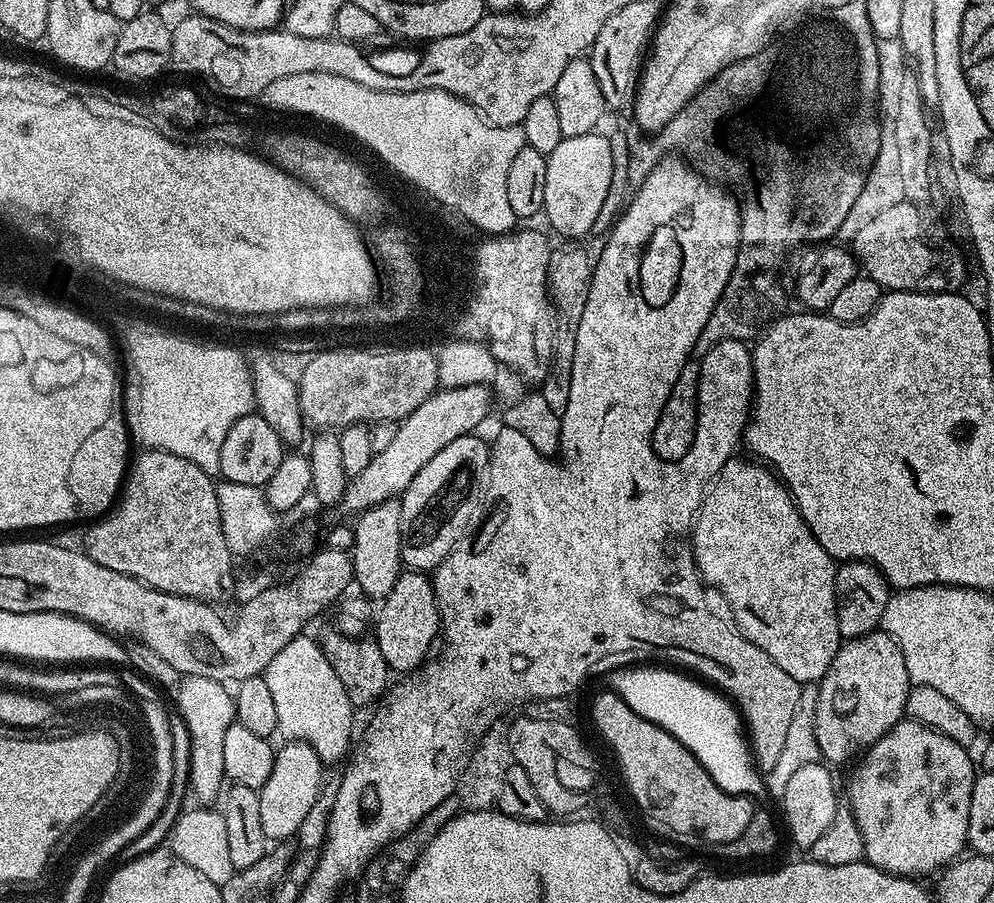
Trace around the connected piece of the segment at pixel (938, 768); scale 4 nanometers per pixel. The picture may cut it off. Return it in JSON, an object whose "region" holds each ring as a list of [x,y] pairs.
{"region":[[[905,718],[897,722],[882,738],[878,738],[878,742],[871,744],[863,755],[855,761],[855,764],[857,763],[856,769],[848,776],[848,800],[852,803],[850,811],[858,822],[858,830],[862,834],[864,860],[867,863],[873,864],[878,870],[889,872],[895,876],[924,878],[927,872],[939,873],[941,869],[951,864],[953,860],[957,859],[965,851],[968,842],[968,827],[970,826],[970,794],[978,775],[973,753],[971,756],[968,751],[969,749],[965,745],[954,742],[954,738],[946,738],[946,734],[942,734],[922,722]]]}

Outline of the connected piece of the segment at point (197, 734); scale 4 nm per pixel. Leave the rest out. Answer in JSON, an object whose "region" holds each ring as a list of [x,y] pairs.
{"region":[[[188,676],[179,684],[176,690],[178,704],[176,710],[183,716],[191,740],[191,774],[189,776],[190,792],[197,796],[199,803],[211,805],[212,799],[221,795],[225,787],[225,763],[223,761],[223,739],[226,730],[235,721],[235,697],[226,690],[227,685],[205,676]]]}

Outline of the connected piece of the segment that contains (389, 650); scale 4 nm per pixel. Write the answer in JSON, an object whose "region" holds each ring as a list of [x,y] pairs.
{"region":[[[401,571],[394,582],[394,590],[390,590],[390,594],[379,601],[378,611],[374,616],[374,632],[375,628],[376,645],[378,650],[382,650],[382,658],[386,658],[393,673],[413,672],[429,659],[442,632],[442,617],[440,605],[436,603],[436,591],[432,589],[431,579],[423,571]]]}

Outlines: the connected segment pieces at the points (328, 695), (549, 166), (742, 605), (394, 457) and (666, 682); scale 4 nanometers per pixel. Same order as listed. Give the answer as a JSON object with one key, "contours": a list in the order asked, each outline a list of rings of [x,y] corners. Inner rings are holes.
{"contours":[[[[308,634],[295,636],[278,650],[278,654],[274,654],[262,675],[278,714],[276,732],[284,735],[285,741],[300,740],[313,748],[323,763],[325,760],[328,764],[339,765],[354,744],[354,705],[346,694],[346,686],[342,686],[342,678],[334,674],[334,666],[330,666],[323,647],[317,641],[315,644]]],[[[599,131],[590,134],[578,134],[566,136],[555,147],[554,151],[547,155],[546,162],[546,198],[544,199],[543,215],[548,216],[548,224],[556,232],[568,236],[564,238],[584,238],[589,235],[594,226],[594,220],[601,213],[602,202],[608,196],[610,190],[610,178],[614,171],[612,157],[614,149],[606,137],[600,136]]],[[[733,458],[722,466],[714,483],[709,487],[699,512],[696,513],[692,529],[692,553],[696,559],[696,571],[700,573],[703,583],[708,586],[713,584],[720,591],[721,598],[728,603],[728,608],[732,611],[730,620],[736,631],[744,635],[751,644],[762,649],[771,660],[778,662],[778,666],[782,666],[782,670],[786,670],[786,674],[790,674],[790,678],[794,678],[800,685],[815,685],[824,677],[826,670],[830,670],[842,643],[842,637],[838,630],[838,614],[836,613],[836,570],[838,564],[830,554],[826,554],[826,550],[822,550],[818,538],[814,538],[814,534],[806,526],[806,522],[796,509],[796,503],[793,502],[788,489],[784,487],[775,471],[755,459],[747,459]]],[[[475,384],[461,388],[441,387],[433,392],[418,410],[414,410],[406,419],[396,425],[396,433],[387,448],[372,455],[370,466],[362,474],[351,477],[348,489],[342,501],[342,508],[351,514],[364,512],[370,506],[378,506],[384,500],[395,500],[414,482],[414,477],[442,446],[454,442],[454,438],[475,433],[476,427],[488,416],[492,408],[492,396],[489,385]]],[[[668,666],[656,667],[660,668],[620,668],[617,672],[609,674],[607,687],[617,692],[622,702],[626,702],[630,710],[634,710],[634,714],[662,726],[674,738],[678,738],[682,746],[686,746],[694,753],[701,766],[710,774],[710,778],[714,778],[714,782],[722,786],[722,790],[732,792],[735,796],[751,796],[756,802],[760,802],[762,798],[765,799],[768,796],[768,785],[754,763],[754,756],[750,751],[739,711],[719,691],[713,690],[707,683]]]]}

